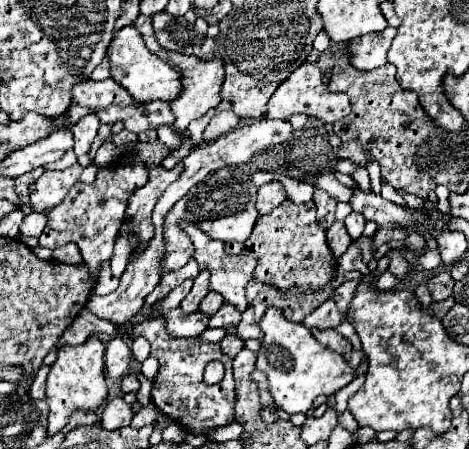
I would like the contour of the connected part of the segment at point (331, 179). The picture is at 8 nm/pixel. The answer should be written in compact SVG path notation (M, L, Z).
M321 174L319 178L317 178L317 184L315 184L317 188L321 188L321 190L325 190L325 192L329 192L335 200L339 200L339 202L349 202L349 198L353 196L353 188L347 188L347 186L343 186L335 176L329 176L329 174Z

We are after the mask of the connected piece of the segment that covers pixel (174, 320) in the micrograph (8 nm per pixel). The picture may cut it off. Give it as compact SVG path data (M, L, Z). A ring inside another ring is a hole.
M173 308L167 310L163 314L165 320L165 330L173 336L173 338L191 338L191 336L199 336L207 326L207 316L193 312L193 314L183 314L183 310Z

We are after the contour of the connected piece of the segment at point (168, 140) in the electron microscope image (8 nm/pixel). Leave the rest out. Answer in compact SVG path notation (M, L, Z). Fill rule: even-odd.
M160 126L156 129L158 139L170 150L174 151L181 147L185 138L168 126Z

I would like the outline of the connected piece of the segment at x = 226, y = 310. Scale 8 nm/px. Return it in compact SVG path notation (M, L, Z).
M223 304L213 316L209 316L209 326L211 328L229 328L229 326L235 326L239 320L241 320L241 312L229 304Z

